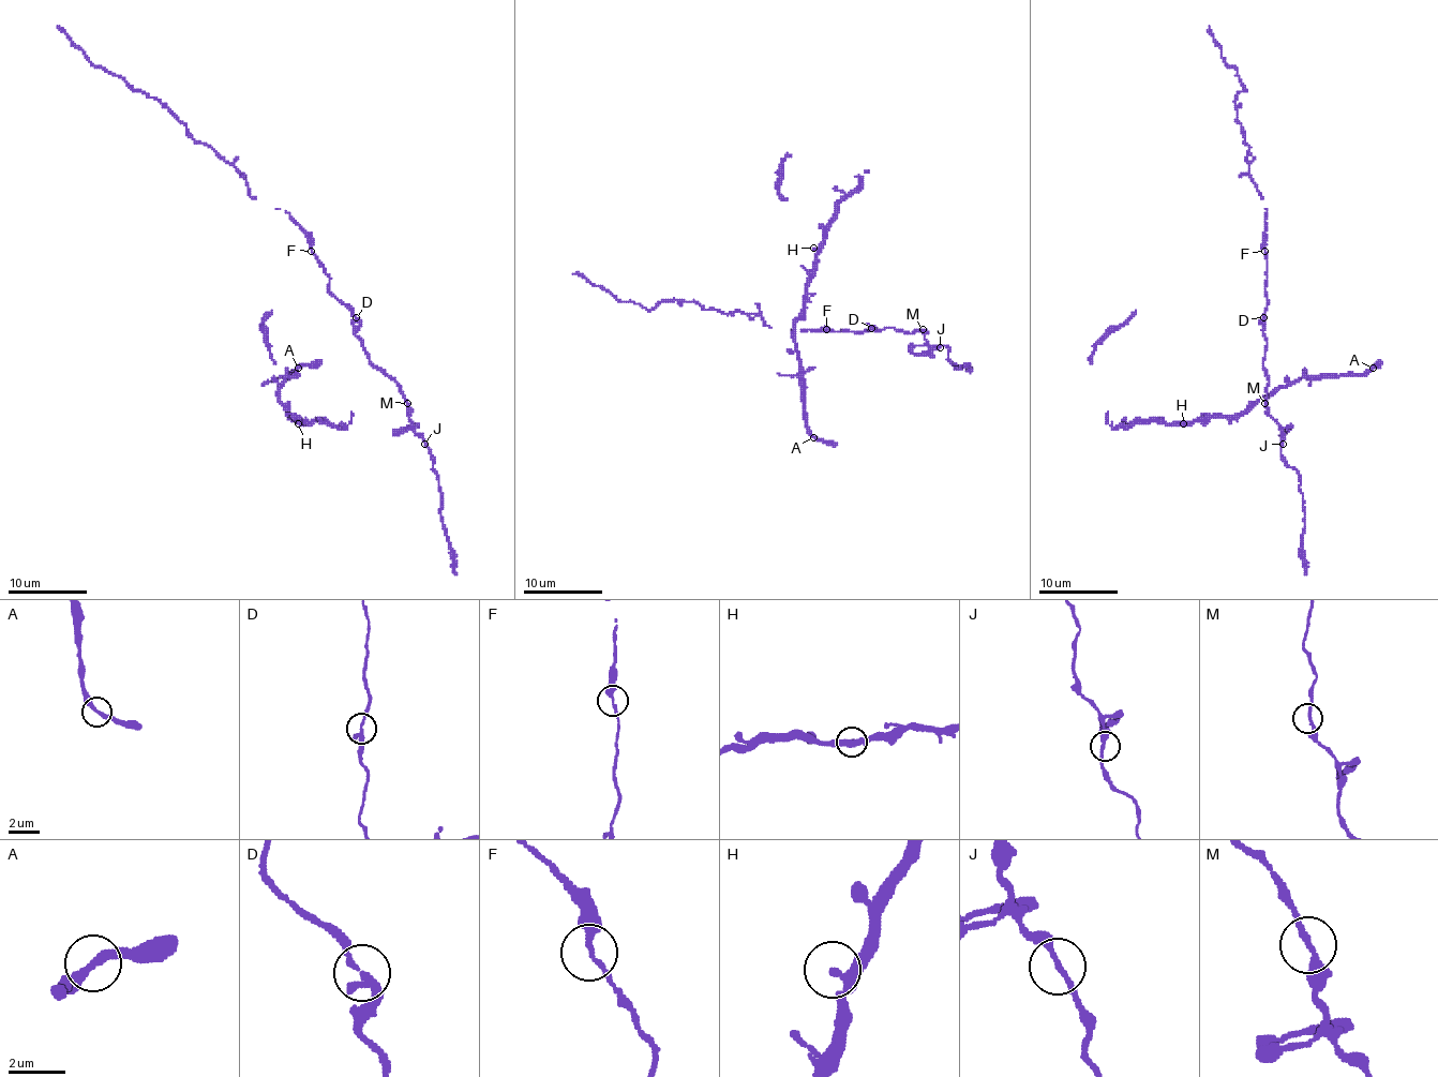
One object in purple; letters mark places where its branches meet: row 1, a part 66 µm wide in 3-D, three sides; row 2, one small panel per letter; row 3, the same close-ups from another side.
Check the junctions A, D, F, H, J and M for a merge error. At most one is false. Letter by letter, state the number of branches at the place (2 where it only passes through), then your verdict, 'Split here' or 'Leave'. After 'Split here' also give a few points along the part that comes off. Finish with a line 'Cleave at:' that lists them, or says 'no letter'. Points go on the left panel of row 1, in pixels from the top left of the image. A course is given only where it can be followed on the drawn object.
A: Branches: 2. Leave
D: Branches: 2. Leave
F: Branches: 2. Leave
H: Branches: 2. Leave
J: Branches: 2. Leave
M: Branches: 2. Leave
Cleave at: no letter

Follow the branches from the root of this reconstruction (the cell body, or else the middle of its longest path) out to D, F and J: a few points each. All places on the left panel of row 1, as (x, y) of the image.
D: (354, 332), (355, 318)
F: (354, 332), (355, 316), (329, 290), (329, 277), (312, 251)
J: (354, 332), (367, 358), (397, 384), (407, 403), (408, 421), (424, 444)

